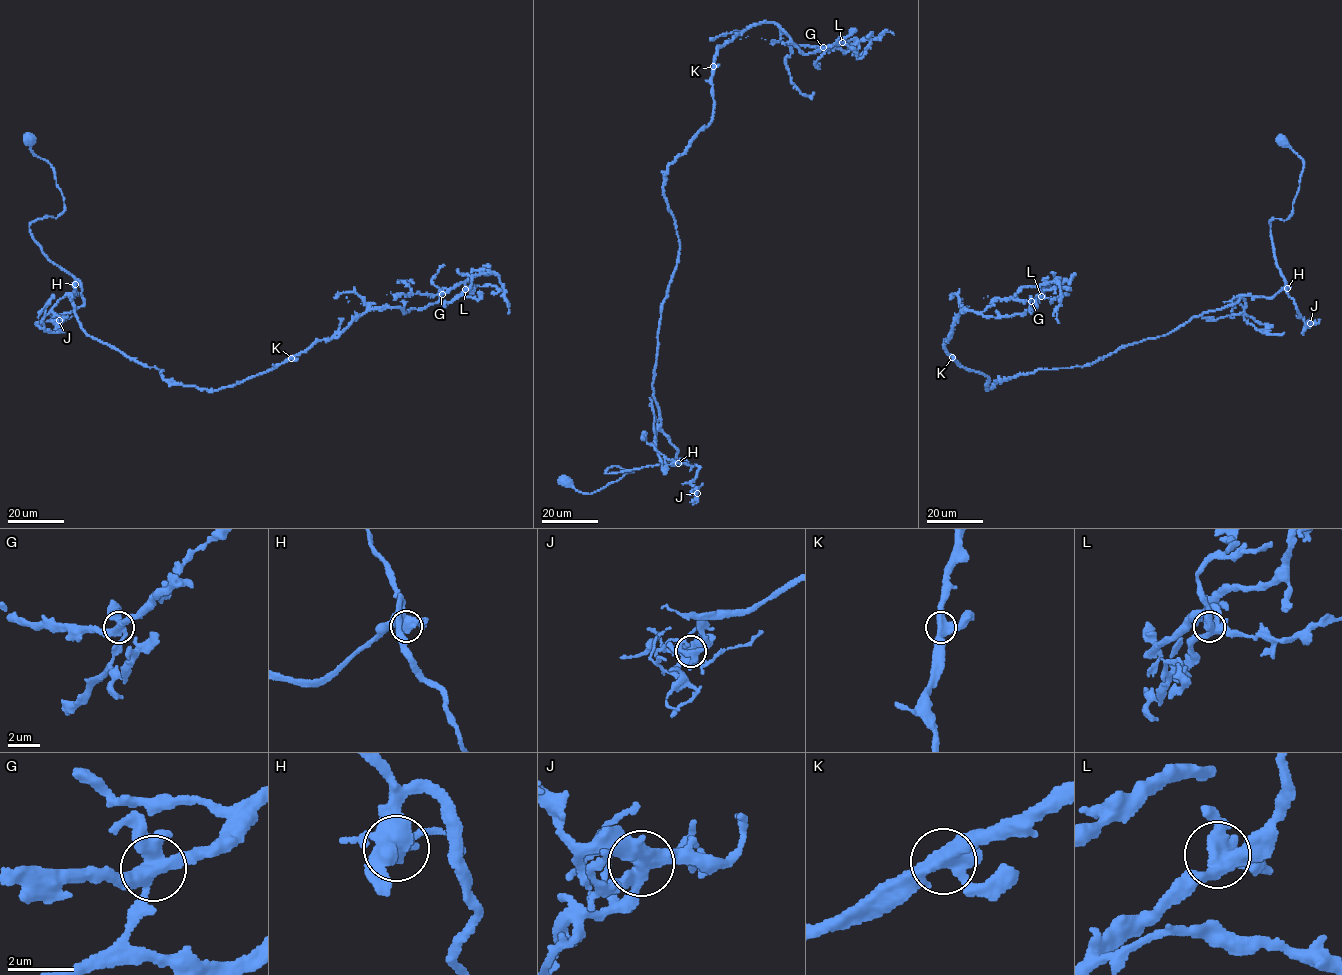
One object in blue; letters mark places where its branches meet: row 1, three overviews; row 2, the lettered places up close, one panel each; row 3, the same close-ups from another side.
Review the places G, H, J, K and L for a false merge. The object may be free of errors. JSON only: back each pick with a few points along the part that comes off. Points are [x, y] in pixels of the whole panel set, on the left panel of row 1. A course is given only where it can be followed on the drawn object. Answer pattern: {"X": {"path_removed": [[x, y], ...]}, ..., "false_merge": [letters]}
{"G": {"path_removed": [[442, 294], [465, 282], [473, 271], [487, 269], [498, 276], [508, 302], [509, 314]]}, "false_merge": ["G"]}

